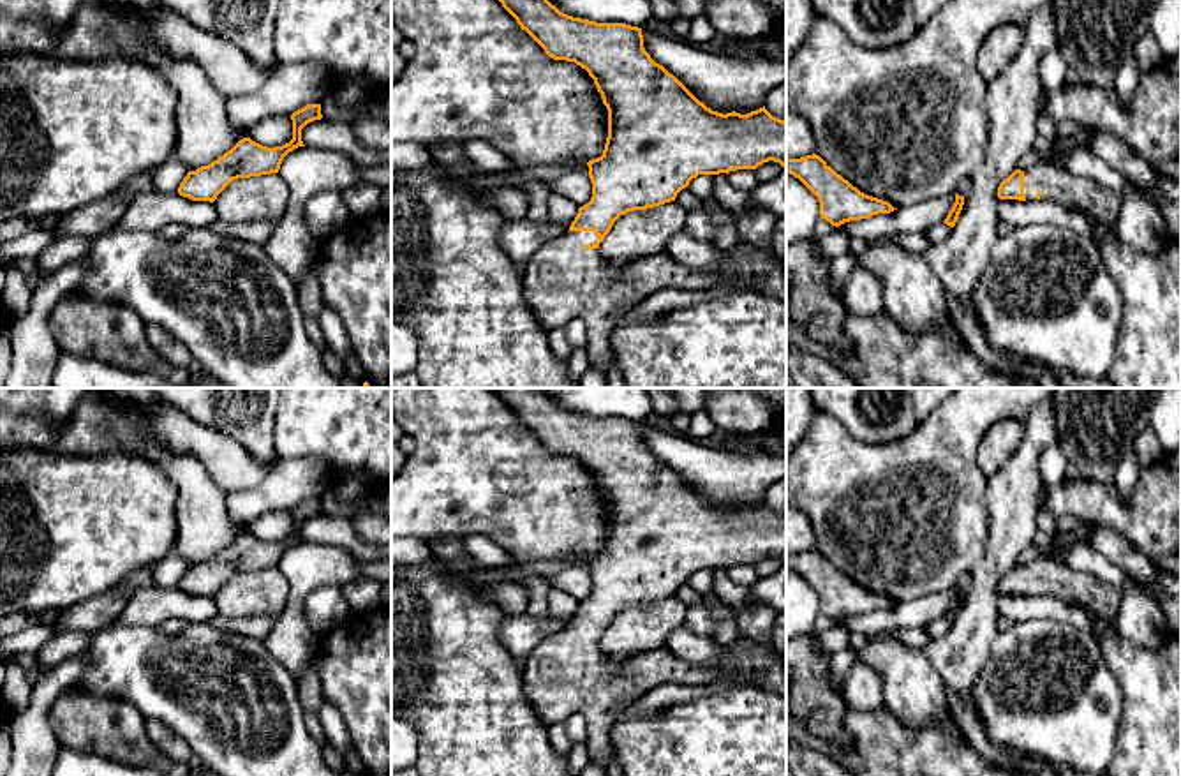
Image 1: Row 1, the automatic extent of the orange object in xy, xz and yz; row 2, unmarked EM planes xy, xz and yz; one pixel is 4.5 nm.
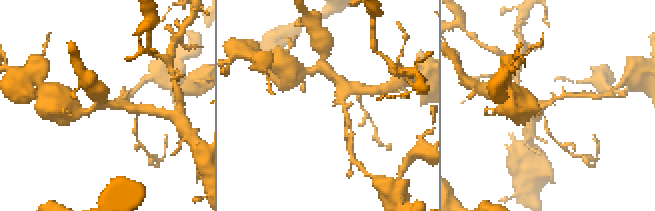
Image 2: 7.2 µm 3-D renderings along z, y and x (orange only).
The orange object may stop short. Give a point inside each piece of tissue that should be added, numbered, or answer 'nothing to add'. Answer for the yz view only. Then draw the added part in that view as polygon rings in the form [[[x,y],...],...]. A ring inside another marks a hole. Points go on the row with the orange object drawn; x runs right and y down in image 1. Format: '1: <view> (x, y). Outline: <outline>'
1: yz (1076, 191). Outline: [[[1038,160],[1028,168],[1022,187],[1028,201],[1035,201],[1040,192],[1040,199],[1084,210],[1107,226],[1116,226],[1121,199],[1096,180],[1084,175],[1072,175],[1051,160]]]

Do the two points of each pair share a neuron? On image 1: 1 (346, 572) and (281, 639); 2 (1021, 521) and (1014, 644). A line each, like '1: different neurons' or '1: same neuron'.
1: same neuron
2: different neurons

